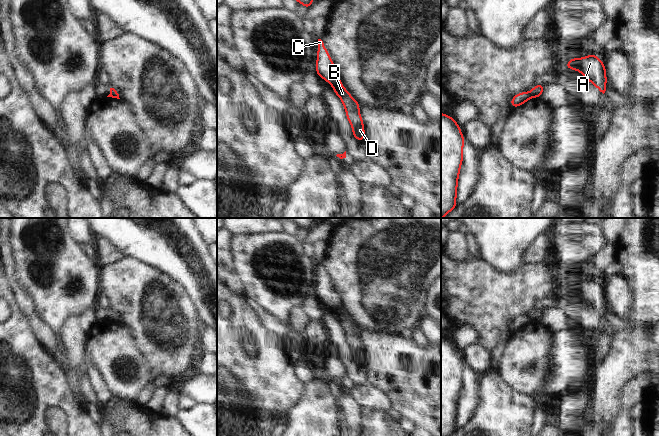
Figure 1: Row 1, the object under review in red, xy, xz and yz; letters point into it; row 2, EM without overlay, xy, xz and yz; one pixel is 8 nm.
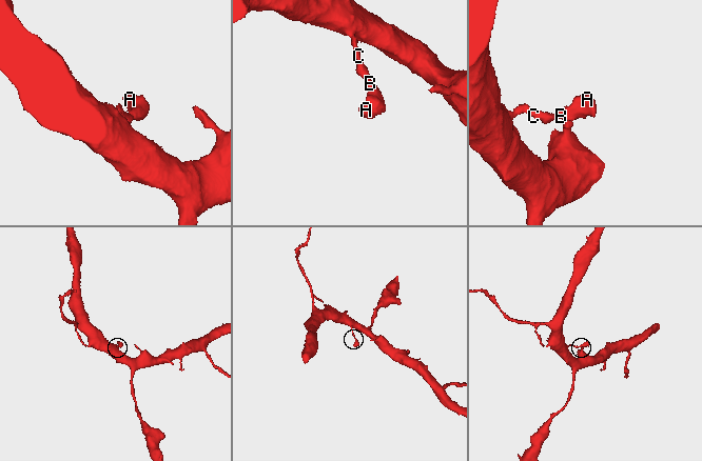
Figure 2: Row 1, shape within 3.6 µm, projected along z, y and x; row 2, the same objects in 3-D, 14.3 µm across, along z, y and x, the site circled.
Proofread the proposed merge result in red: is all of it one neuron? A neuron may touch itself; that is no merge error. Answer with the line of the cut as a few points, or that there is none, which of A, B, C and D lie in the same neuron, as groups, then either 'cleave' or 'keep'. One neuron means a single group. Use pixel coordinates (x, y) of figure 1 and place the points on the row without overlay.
cut in xz along (341, 307), (333, 310); A B D / C; cleave

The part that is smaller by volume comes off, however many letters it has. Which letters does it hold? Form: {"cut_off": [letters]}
{"cut_off": ["A", "B", "D"]}

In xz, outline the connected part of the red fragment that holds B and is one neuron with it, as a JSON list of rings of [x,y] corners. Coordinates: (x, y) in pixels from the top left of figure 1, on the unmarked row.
[[[342,308],[334,309],[332,314],[340,322],[344,330],[346,342],[352,351],[353,361],[357,365],[363,367],[365,363],[365,352],[363,343],[360,339],[360,328],[350,319],[348,314]]]

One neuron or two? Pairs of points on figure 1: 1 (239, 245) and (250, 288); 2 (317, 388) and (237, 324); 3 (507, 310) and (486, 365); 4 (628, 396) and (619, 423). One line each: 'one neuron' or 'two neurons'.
1: one neuron
2: two neurons
3: two neurons
4: one neuron

